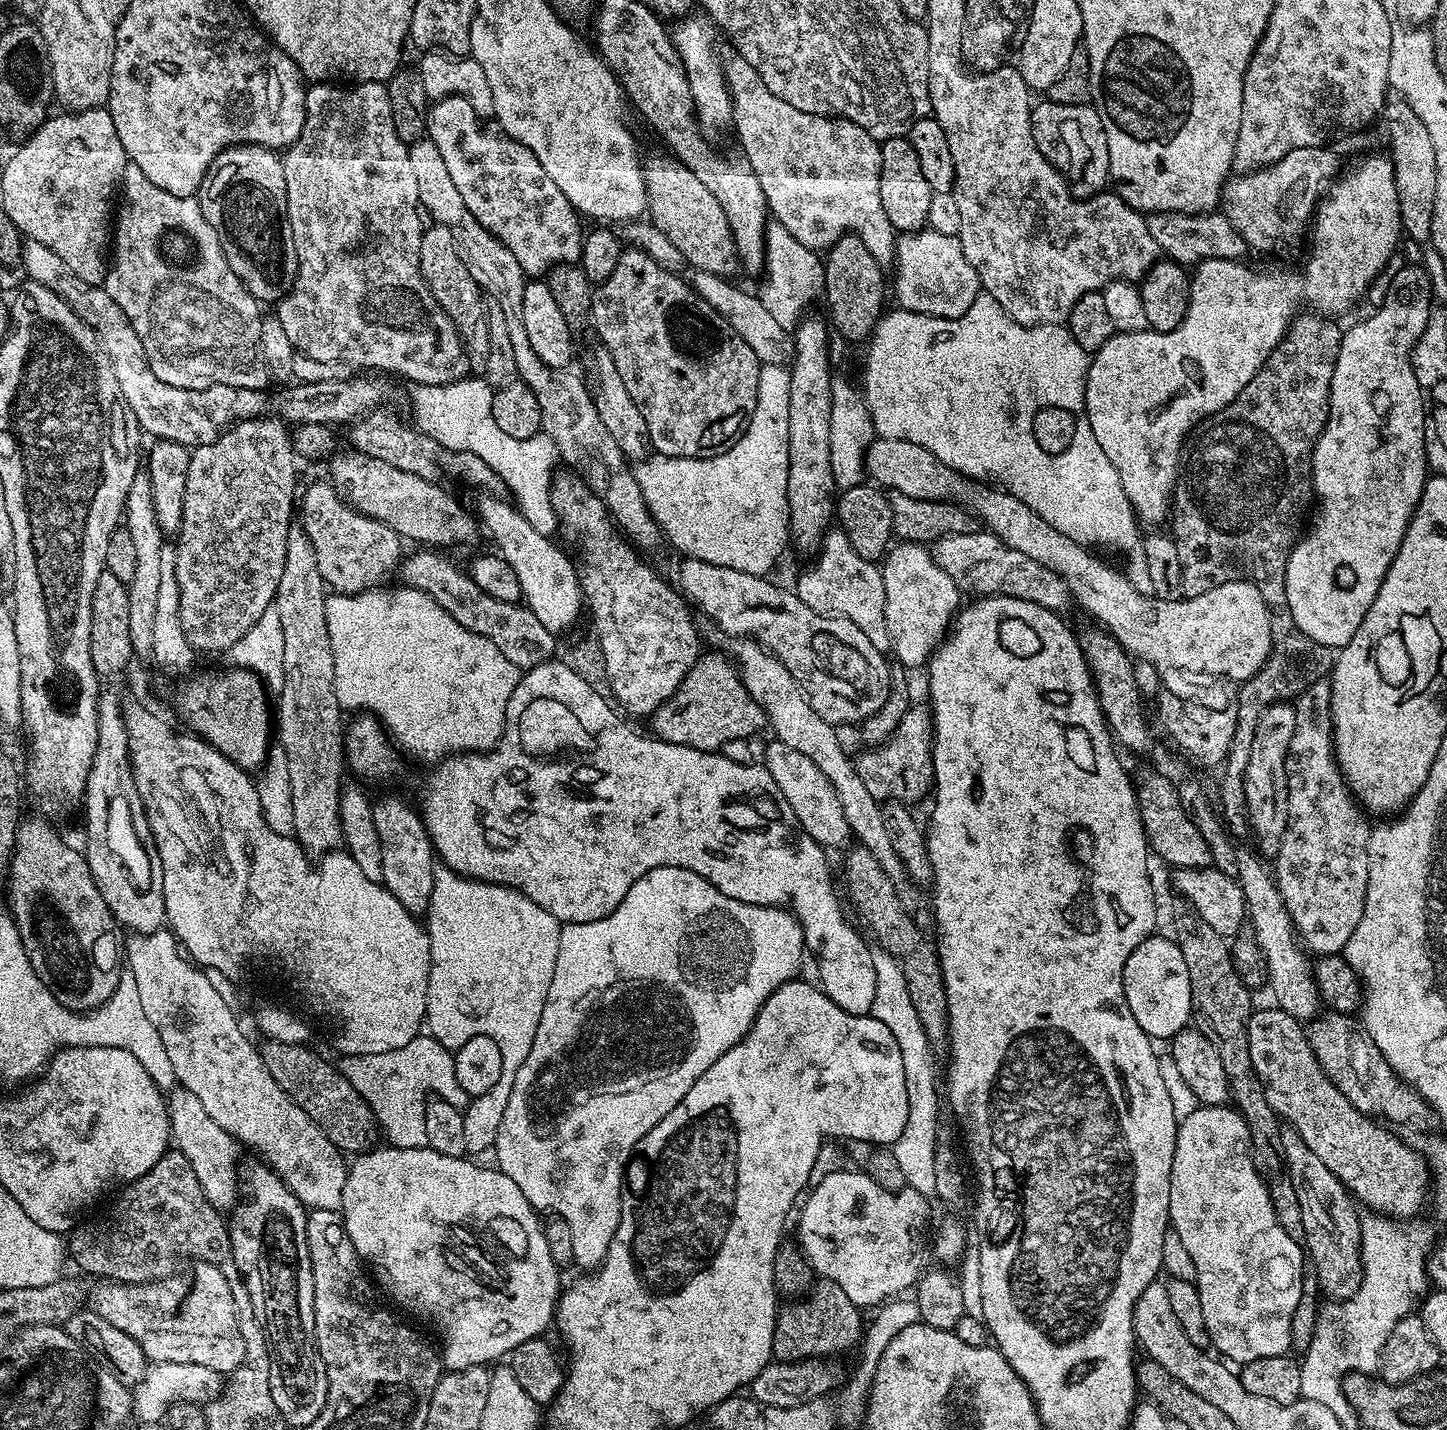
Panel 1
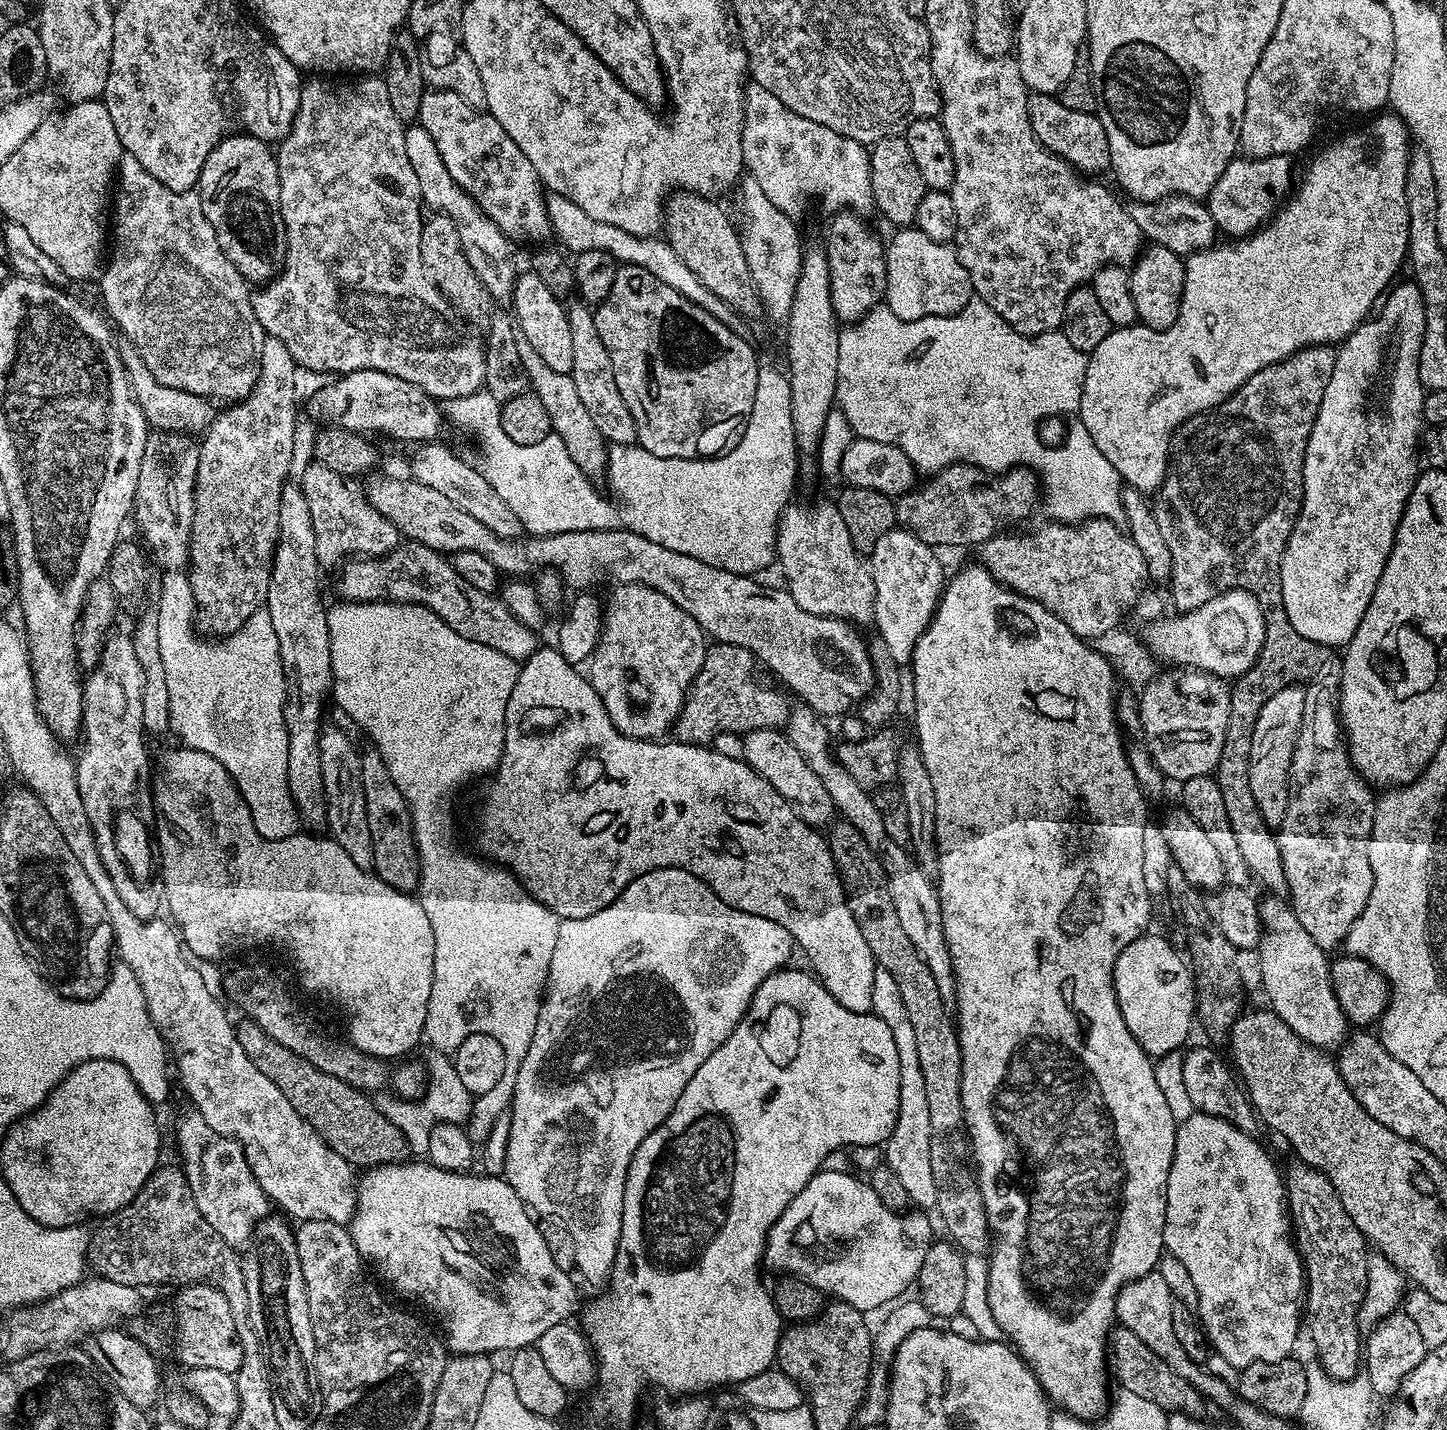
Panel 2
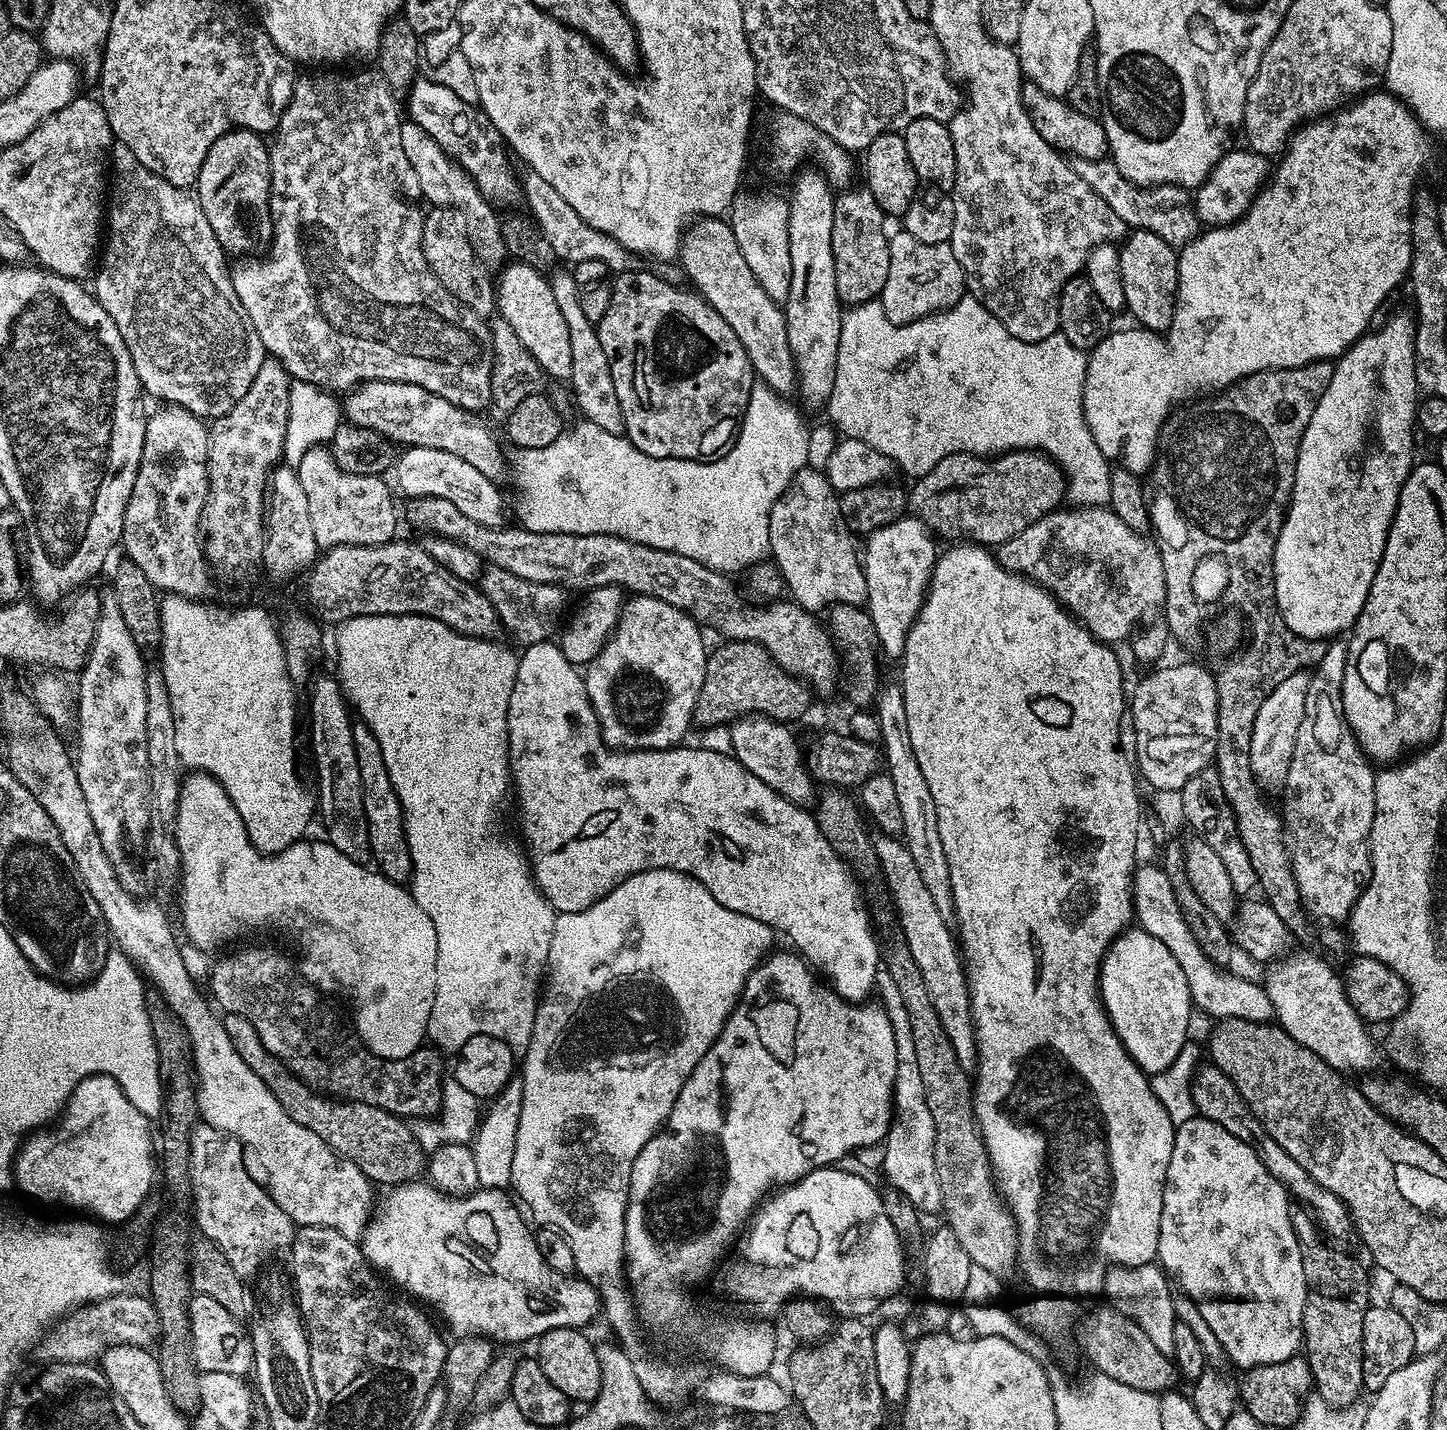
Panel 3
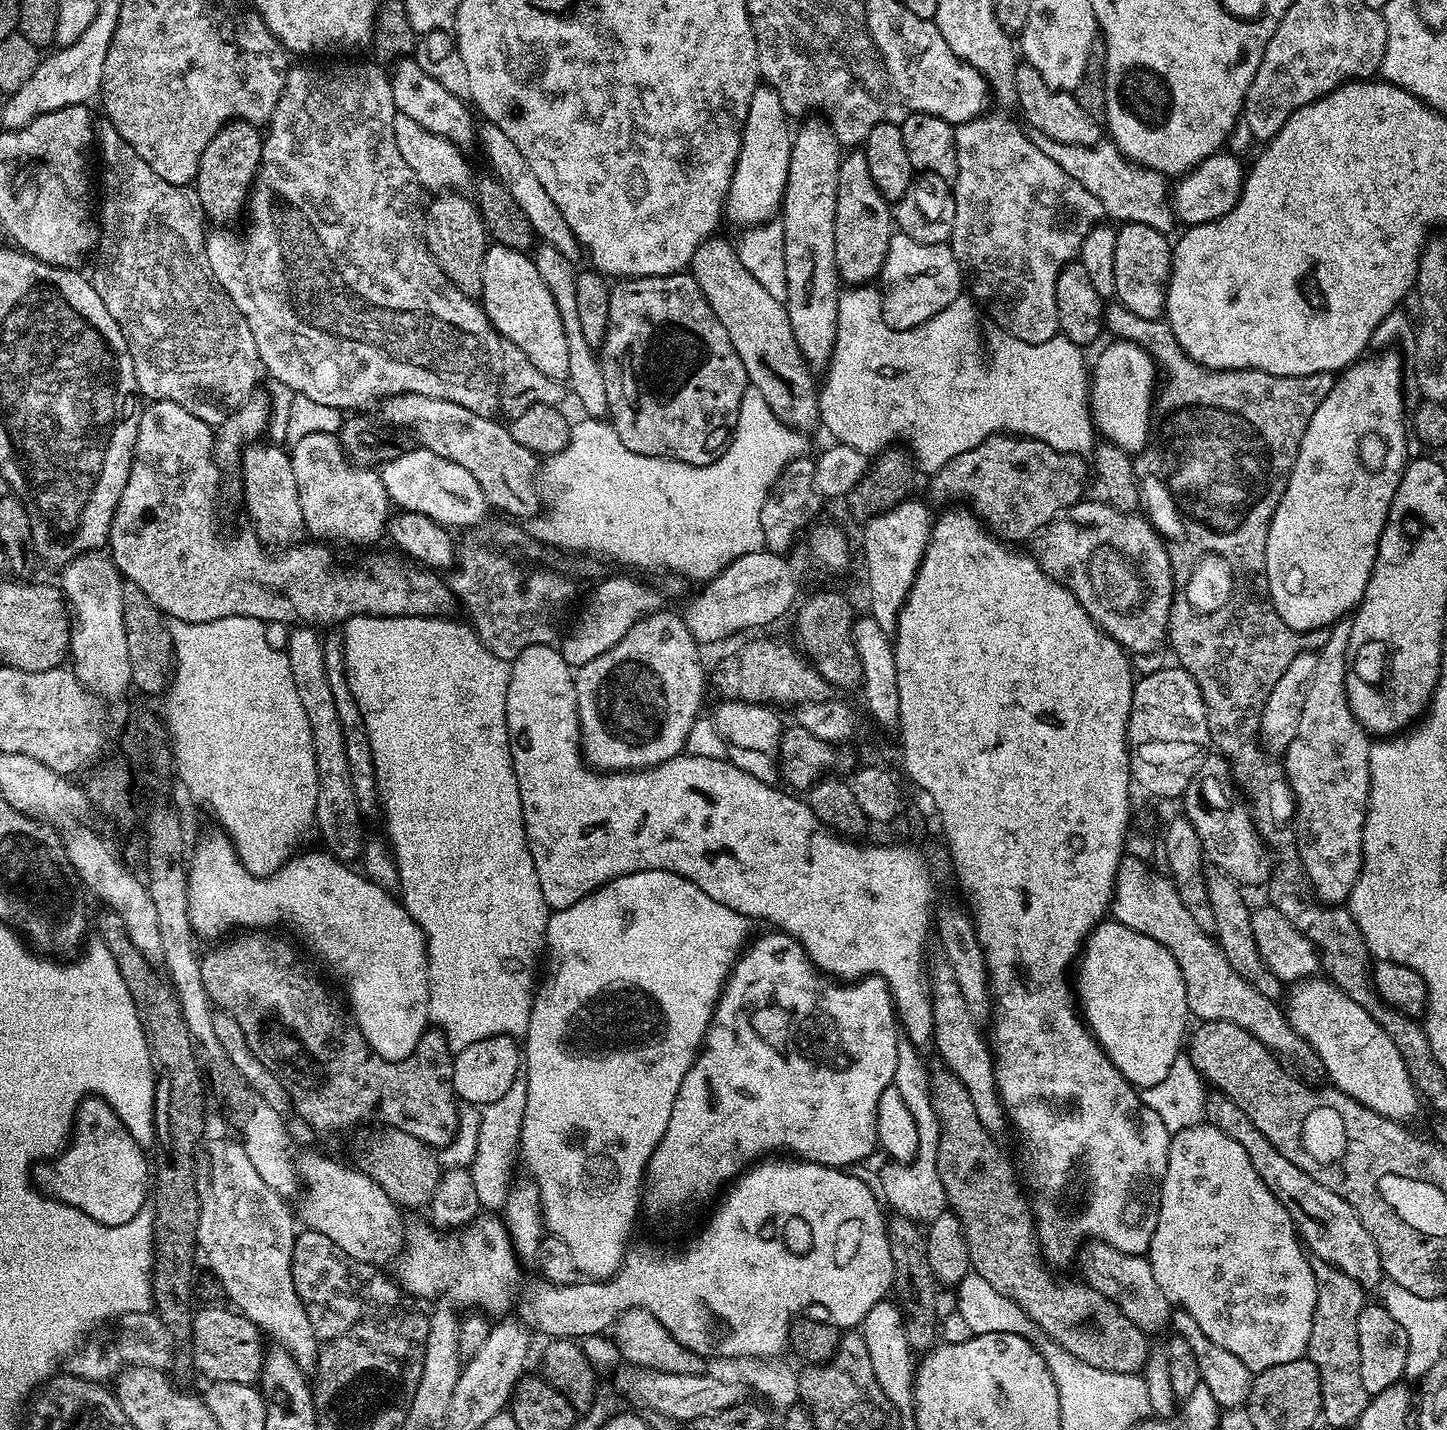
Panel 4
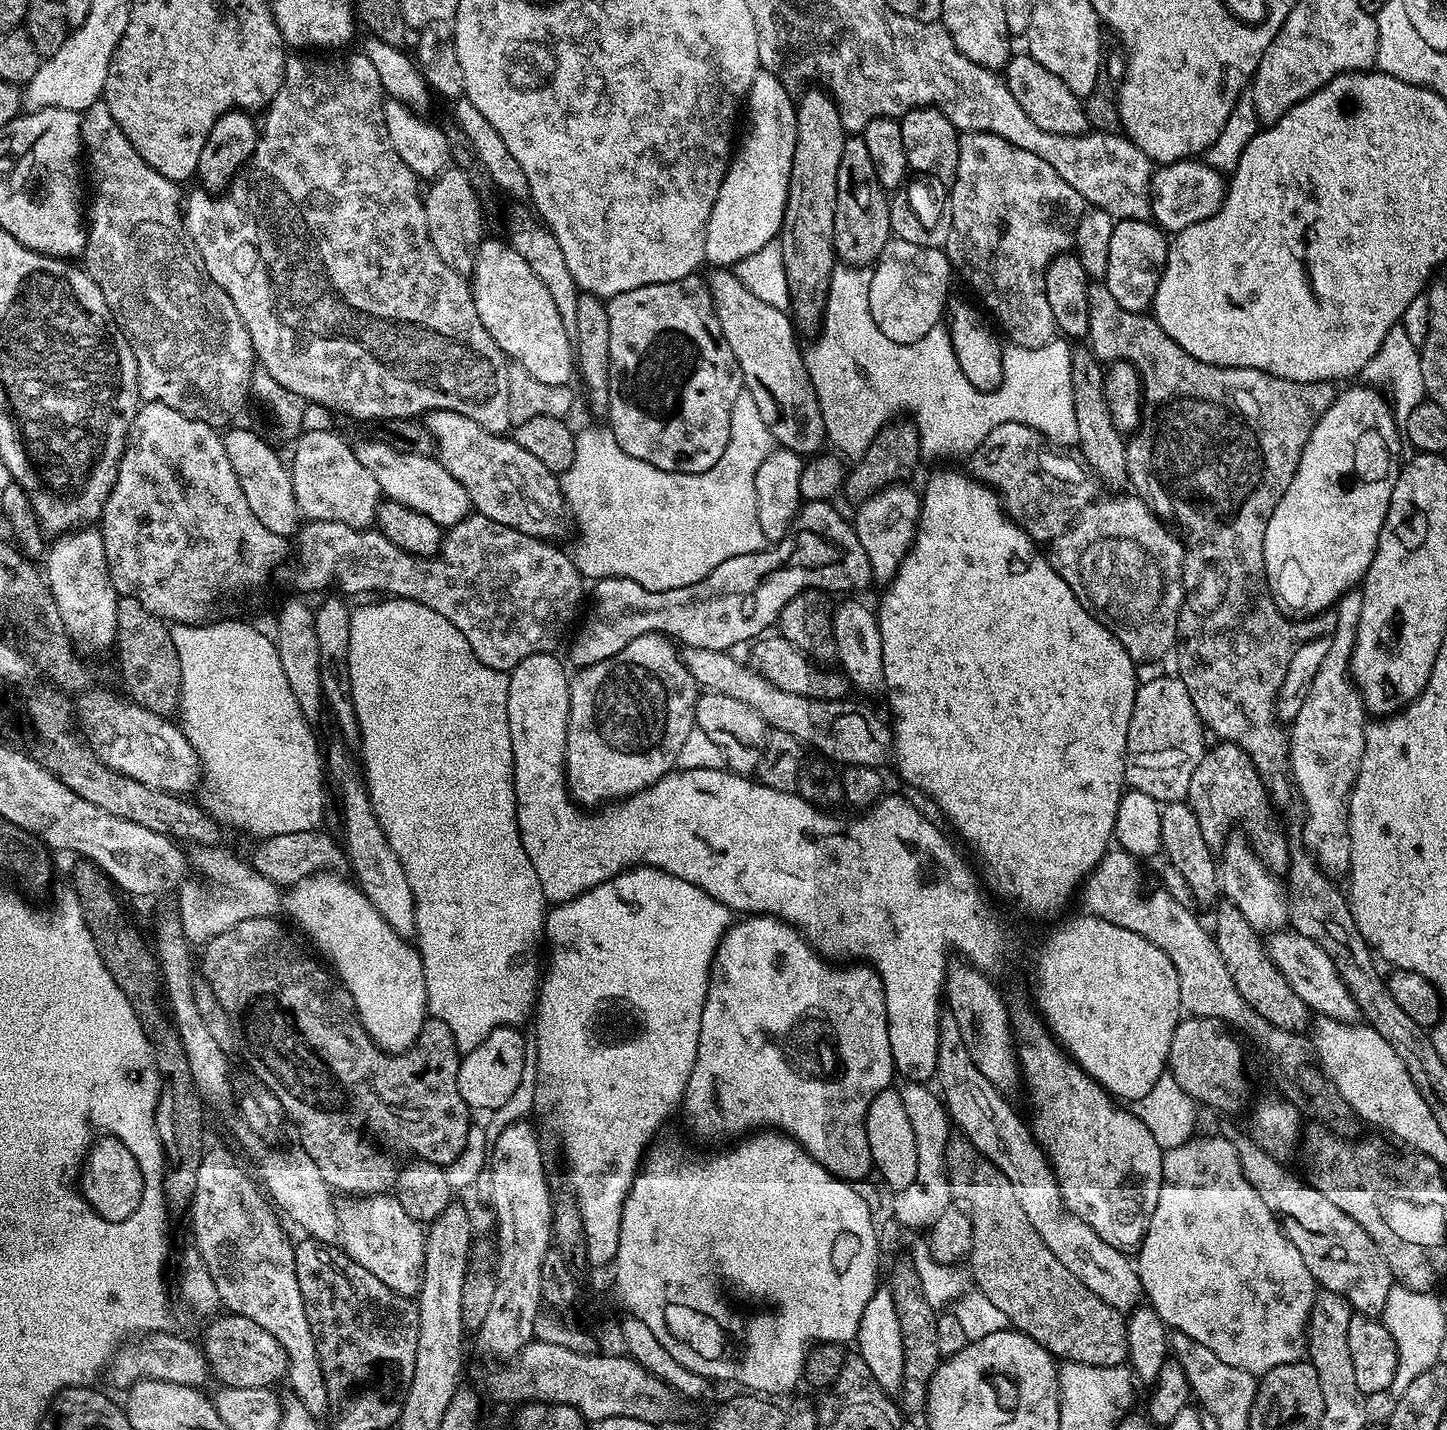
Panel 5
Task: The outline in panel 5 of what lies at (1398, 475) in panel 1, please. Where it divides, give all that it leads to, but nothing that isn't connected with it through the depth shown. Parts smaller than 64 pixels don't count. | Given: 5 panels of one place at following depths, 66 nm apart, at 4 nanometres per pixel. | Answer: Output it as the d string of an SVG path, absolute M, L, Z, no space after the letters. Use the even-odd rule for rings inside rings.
M1363 386L1364 388L1348 388L1337 395L1336 401L1333 402L1326 410L1326 414L1322 414L1322 418L1314 426L1314 430L1310 434L1310 438L1306 442L1306 446L1302 450L1302 458L1298 462L1298 470L1294 474L1294 478L1290 478L1290 486L1286 486L1286 494L1282 494L1282 502L1278 502L1278 506L1274 506L1274 514L1270 514L1270 522L1266 522L1266 538L1264 539L1264 556L1265 556L1265 574L1268 577L1268 588L1272 592L1273 600L1277 604L1280 612L1289 618L1303 618L1305 616L1317 616L1319 612L1329 611L1335 605L1336 601L1342 598L1342 594L1346 594L1350 589L1357 587L1363 581L1364 575L1370 570L1370 562L1374 562L1374 550L1378 550L1378 538L1382 534L1382 522L1386 522L1386 514L1390 510L1390 494L1394 494L1394 486L1396 479L1402 467L1402 459L1400 460L1400 444L1402 445L1402 432L1393 416L1392 405L1386 399L1383 391L1377 390L1372 386Z

